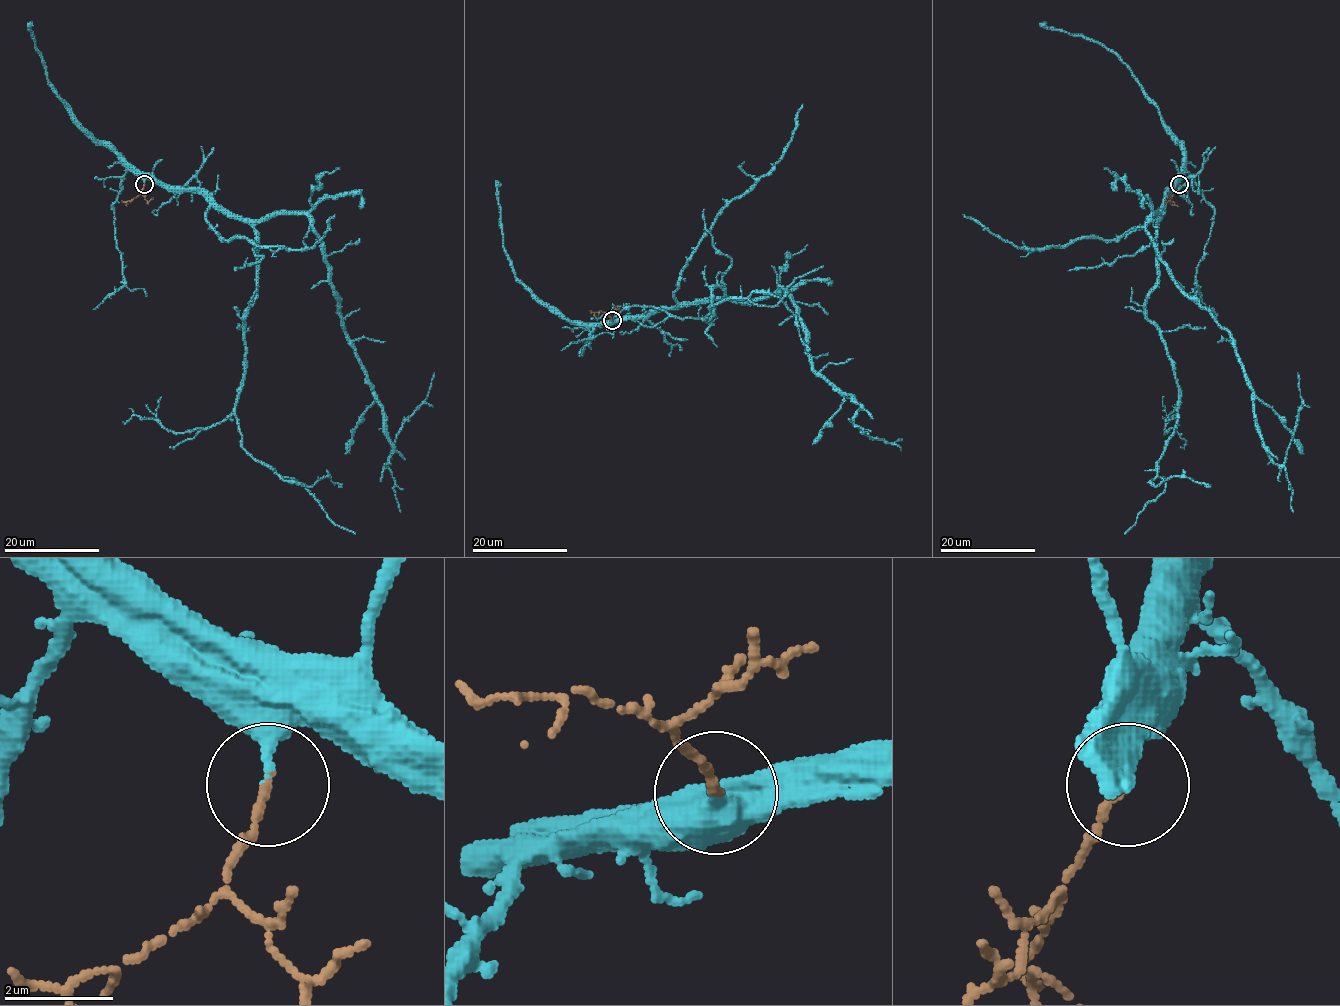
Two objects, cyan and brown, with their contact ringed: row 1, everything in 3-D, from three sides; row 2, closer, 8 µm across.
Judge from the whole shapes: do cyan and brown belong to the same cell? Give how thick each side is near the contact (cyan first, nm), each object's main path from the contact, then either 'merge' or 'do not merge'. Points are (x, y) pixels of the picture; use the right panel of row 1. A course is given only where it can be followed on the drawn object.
170 nm thick on the cyan side, 150 nm on the other; cyan runs (1179, 184), (1146, 232), (1170, 277), (1230, 334), (1257, 432), (1279, 464), (1301, 405), (1298, 372); brown runs (1179, 184), (1170, 199), (1178, 206); merge

